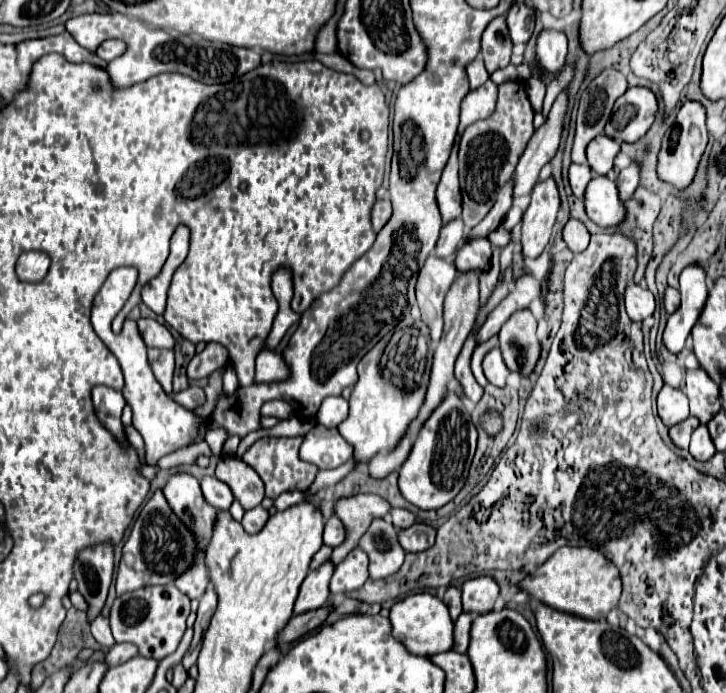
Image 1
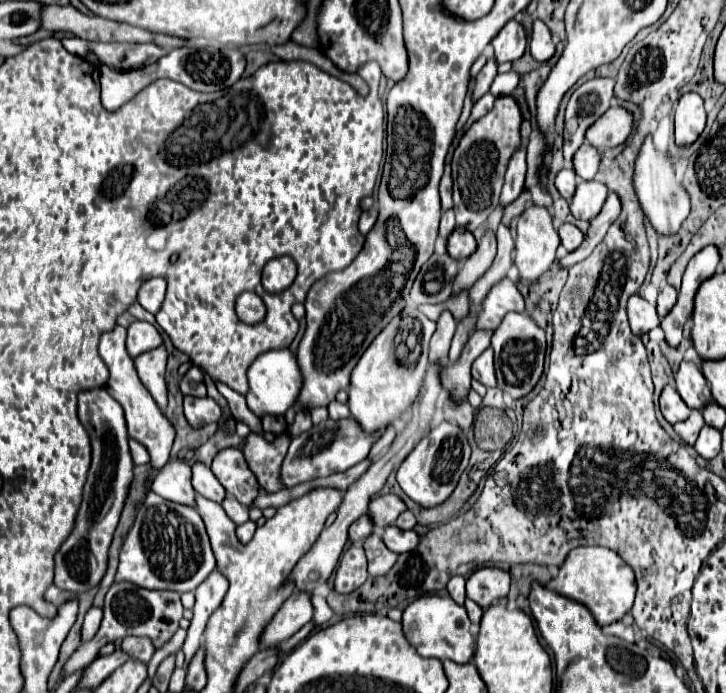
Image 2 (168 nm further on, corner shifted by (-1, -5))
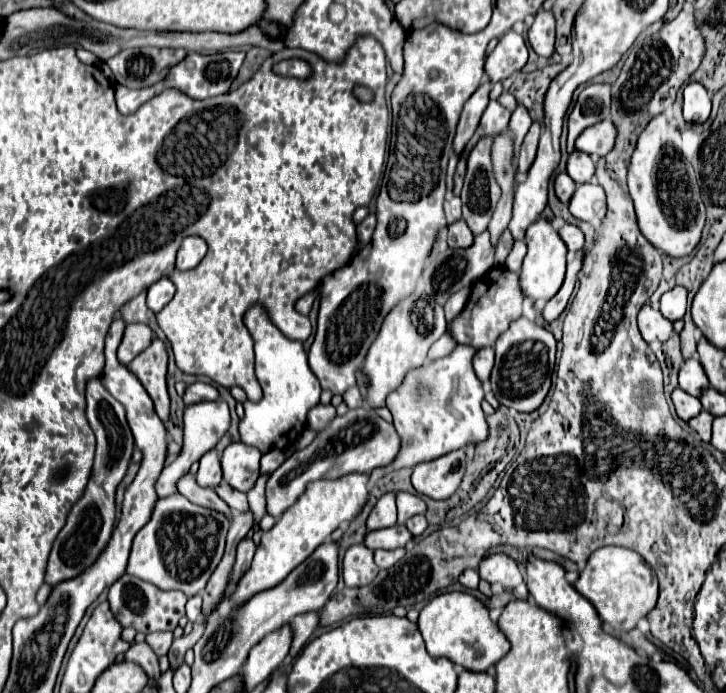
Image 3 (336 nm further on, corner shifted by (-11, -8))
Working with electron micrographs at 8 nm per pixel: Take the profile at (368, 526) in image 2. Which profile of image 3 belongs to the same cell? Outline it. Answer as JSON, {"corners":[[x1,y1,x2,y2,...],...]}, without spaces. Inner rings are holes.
{"corners":[[385,494,379,498,375,508,367,518,367,530,381,530,395,526,397,522,397,508,395,508,395,494]]}

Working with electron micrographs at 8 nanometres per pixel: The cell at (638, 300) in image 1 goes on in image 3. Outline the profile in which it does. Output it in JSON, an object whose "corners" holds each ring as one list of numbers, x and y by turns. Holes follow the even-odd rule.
{"corners":[[647,302,641,310,639,310,639,330,645,342,665,342,671,332,673,332,673,324,663,318,663,314,655,308,651,308,651,304]]}

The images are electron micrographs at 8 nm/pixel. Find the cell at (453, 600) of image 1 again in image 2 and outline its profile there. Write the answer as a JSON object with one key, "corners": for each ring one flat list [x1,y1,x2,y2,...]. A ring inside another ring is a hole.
{"corners":[[455,575,453,579,449,579,449,583,447,583,447,591,449,591,449,595,453,597,455,603,463,605,463,601,465,601,465,577]]}

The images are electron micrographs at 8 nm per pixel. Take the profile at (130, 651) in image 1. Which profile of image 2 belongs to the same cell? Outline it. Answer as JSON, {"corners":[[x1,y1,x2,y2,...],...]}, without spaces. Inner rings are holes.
{"corners":[[125,637,123,643,121,643,121,649,127,651,131,657,139,659,141,663,149,663,149,659,151,659,151,655,155,651,153,643,149,639,145,639,145,637]]}

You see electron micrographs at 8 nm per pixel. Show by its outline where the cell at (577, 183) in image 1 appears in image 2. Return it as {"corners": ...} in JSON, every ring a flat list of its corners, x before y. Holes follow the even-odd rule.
{"corners":[[569,167,561,169,557,173,557,177,555,177,555,187,561,193,561,197,565,197,569,201,573,197,573,193,575,193,575,187,577,187,577,175,575,175,575,171,569,169]]}

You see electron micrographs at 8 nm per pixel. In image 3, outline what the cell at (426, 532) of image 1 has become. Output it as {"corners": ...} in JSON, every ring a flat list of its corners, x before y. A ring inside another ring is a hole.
{"corners":[[395,524,395,526,391,526,391,528,387,528,387,530,367,532,365,544,367,544,371,550,377,550,377,548,395,550,395,548,405,548,411,538,413,538,413,536,409,534,409,530,407,530,403,524]]}

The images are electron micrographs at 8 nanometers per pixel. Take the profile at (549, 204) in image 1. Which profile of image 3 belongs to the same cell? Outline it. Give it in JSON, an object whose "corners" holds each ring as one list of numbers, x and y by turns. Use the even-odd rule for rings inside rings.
{"corners":[[539,218,527,228,525,242,527,242,527,256,523,260,523,270,521,270,521,290,525,296,533,300,539,300,539,298,549,300,557,294,557,290,563,284,567,246,547,218]]}

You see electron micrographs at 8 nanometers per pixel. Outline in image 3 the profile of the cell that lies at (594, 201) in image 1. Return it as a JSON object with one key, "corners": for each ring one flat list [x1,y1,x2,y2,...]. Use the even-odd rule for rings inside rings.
{"corners":[[597,182,579,184,573,194,573,200,569,202,569,212,577,220,599,224,607,214,605,190]]}

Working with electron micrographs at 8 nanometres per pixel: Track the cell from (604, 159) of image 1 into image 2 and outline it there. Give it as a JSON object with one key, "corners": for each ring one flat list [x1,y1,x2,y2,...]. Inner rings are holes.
{"corners":[[583,143,573,155,573,169,577,177,583,181,589,181,595,177,595,173,599,171,599,163,601,159,597,155,597,149,593,149,589,143]]}

